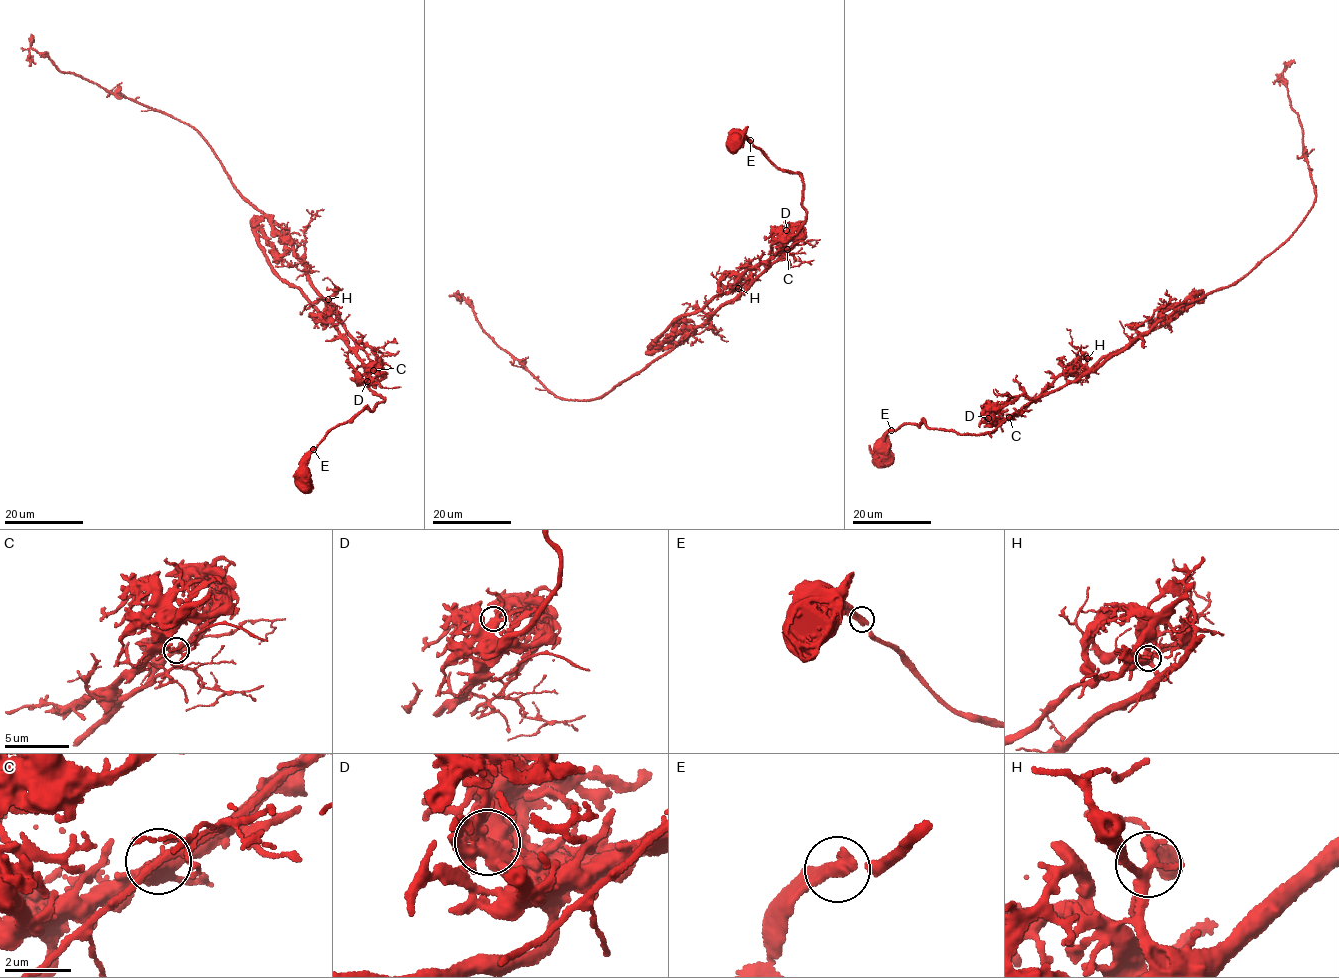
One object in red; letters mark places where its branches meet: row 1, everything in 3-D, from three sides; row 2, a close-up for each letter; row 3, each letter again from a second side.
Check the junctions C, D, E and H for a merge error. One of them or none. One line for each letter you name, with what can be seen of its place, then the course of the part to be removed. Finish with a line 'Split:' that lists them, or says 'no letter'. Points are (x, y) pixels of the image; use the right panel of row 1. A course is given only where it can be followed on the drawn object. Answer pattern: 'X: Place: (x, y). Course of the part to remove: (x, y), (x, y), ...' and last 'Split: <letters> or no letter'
C: Place: (1009, 417). Course of the part to remove: (1009, 417), (1117, 355), (1183, 305), (1239, 281), (1303, 220), (1316, 196), (1303, 134), (1284, 70), (1274, 83)
Split: C

